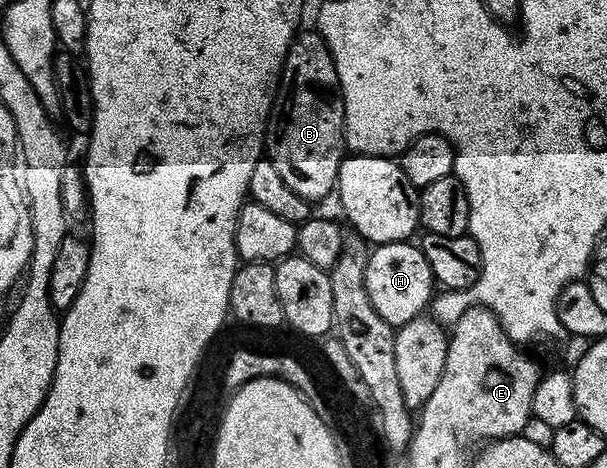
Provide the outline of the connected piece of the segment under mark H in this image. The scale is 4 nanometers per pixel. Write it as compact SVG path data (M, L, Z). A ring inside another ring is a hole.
M409 239L378 245L370 252L365 285L371 306L387 324L394 327L406 325L411 323L411 319L422 316L430 308L435 296L431 267L423 255L420 244Z

